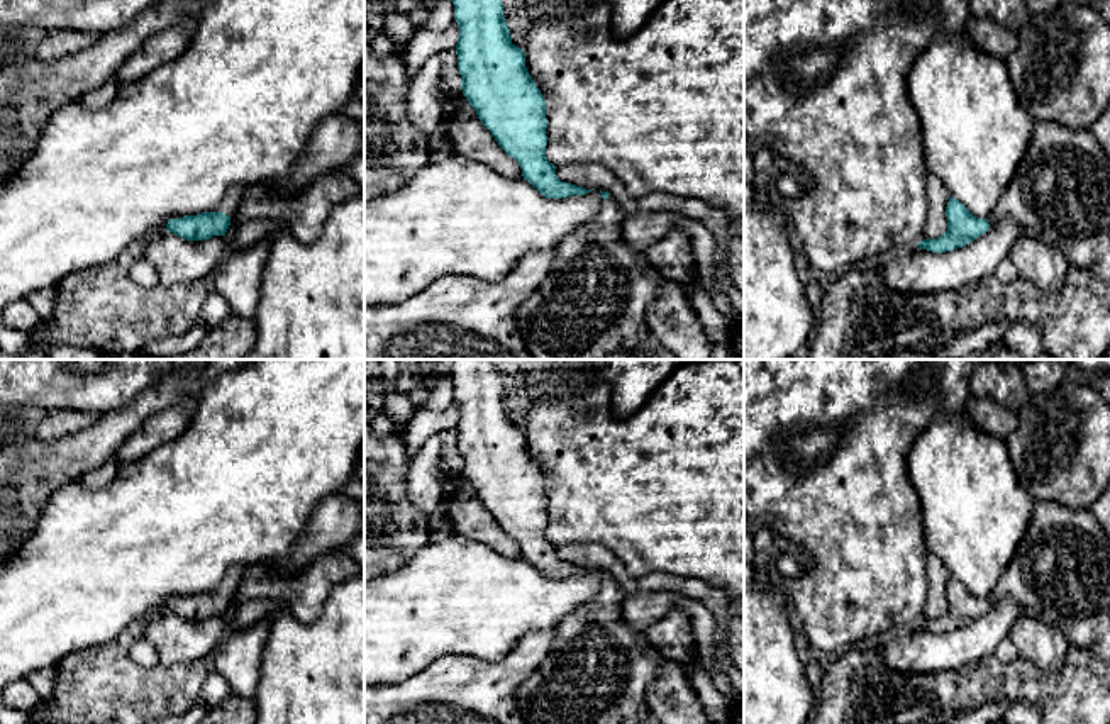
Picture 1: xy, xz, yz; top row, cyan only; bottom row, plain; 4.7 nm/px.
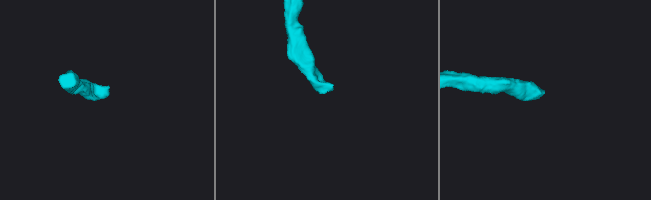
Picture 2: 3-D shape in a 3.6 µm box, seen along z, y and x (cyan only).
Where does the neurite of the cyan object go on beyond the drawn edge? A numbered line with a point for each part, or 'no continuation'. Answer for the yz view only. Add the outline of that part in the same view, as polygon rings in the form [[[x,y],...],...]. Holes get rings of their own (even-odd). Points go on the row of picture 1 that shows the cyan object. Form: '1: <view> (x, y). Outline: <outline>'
1: yz (1060, 195). Outline: [[[1035,122],[1027,153],[986,220],[993,226],[1003,217],[1015,219],[1024,236],[1061,249],[1071,266],[1110,281],[1110,158],[1090,129]]]

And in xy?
1: xy (233, 199). Outline: [[[236,185],[229,188],[222,202],[215,209],[207,210],[207,212],[224,212],[225,215],[230,217],[230,222],[232,222],[237,209],[241,207],[244,200],[244,192],[246,192],[246,187],[242,185]]]

